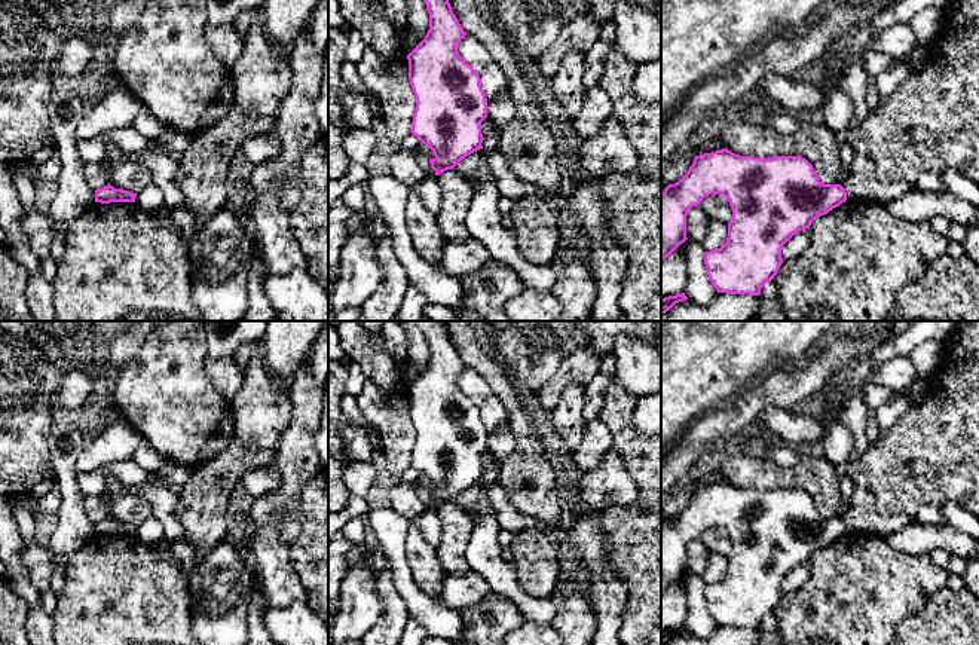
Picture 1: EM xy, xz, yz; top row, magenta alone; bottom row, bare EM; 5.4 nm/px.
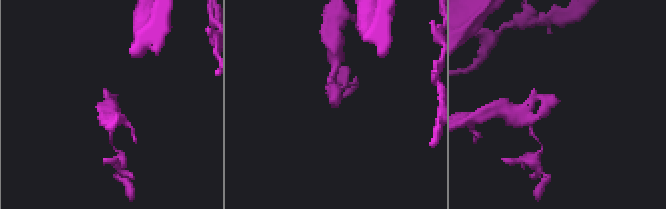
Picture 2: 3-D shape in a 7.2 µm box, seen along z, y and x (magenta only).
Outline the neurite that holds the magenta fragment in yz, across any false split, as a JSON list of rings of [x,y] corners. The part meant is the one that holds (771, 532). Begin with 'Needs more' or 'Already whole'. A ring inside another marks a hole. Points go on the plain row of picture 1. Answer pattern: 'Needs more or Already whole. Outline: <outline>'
Already whole. Outline: [[[728,482],[694,490],[688,505],[661,526],[661,594],[686,571],[686,548],[709,528],[723,528],[732,542],[726,575],[706,584],[707,608],[718,626],[759,629],[764,617],[774,612],[783,591],[783,578],[798,565],[847,534],[841,517],[824,517],[813,498],[801,489],[767,492],[740,489]]]

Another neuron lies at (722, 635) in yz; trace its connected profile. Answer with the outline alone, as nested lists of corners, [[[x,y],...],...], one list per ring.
[[[718,626],[709,638],[683,633],[667,645],[759,645],[759,632],[759,629]]]

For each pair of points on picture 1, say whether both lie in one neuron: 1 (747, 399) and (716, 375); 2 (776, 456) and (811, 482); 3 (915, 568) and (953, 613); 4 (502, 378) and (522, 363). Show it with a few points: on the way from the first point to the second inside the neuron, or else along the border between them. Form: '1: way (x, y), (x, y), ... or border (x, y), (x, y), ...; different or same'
1: border (749, 388), (721, 404); different
2: border (759, 451), (779, 465), (792, 465), (799, 458); different
3: border (945, 586), (938, 589), (929, 602), (911, 616); different
4: border (496, 357), (522, 391); different

